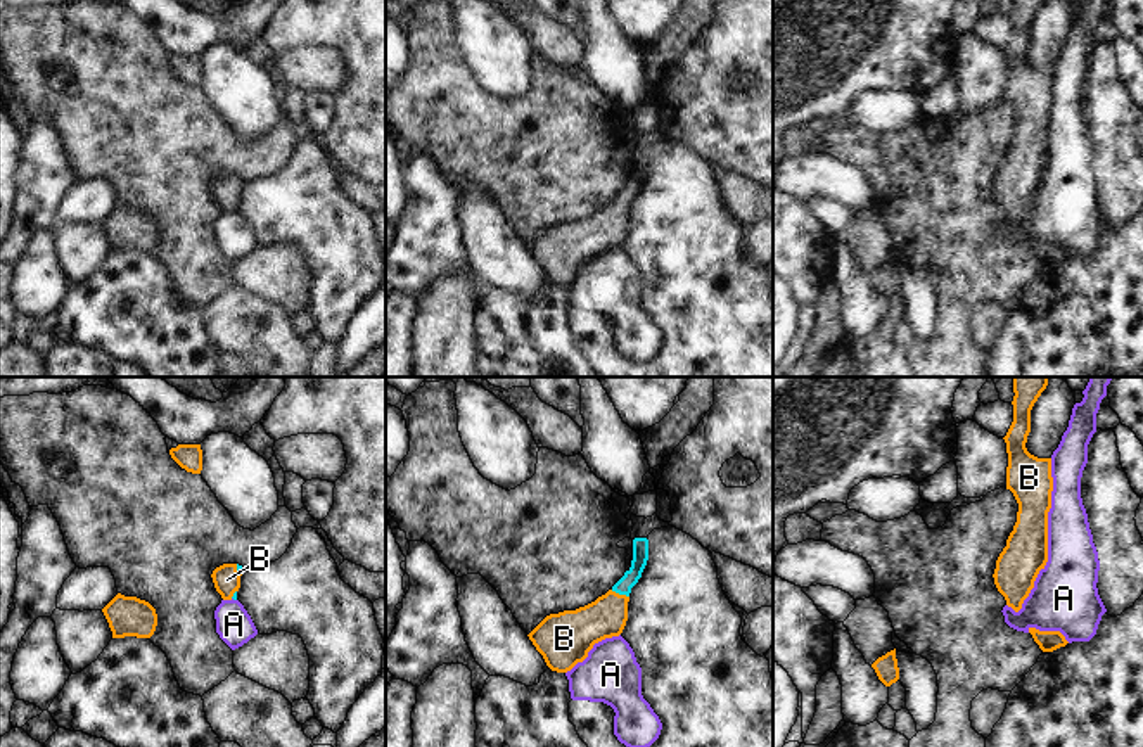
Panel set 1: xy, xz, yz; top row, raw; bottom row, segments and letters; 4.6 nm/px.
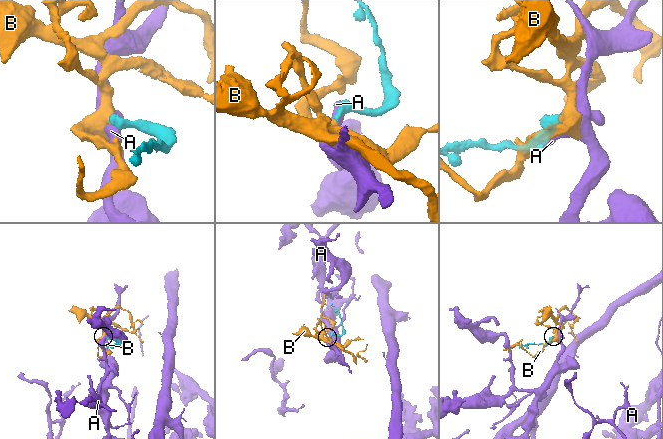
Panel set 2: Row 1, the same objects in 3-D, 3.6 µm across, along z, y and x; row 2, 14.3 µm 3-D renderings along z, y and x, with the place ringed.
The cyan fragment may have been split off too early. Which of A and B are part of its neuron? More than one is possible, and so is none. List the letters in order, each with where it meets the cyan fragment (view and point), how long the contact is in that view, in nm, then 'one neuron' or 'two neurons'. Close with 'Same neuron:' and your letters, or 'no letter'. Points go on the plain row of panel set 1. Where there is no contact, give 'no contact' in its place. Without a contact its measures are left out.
A: xy (234, 211) | 30 nm | two neurons
B: xz (619, 206) | 90 nm | one neuron
Same neuron: B

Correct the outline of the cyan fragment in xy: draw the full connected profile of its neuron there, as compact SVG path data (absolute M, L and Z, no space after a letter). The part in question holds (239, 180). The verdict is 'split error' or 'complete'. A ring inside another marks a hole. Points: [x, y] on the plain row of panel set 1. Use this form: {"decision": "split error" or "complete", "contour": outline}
{"decision": "split error", "contour": "M223 176L213 183L211 190L214 201L223 213L237 213L242 183L244 180L239 176Z"}

